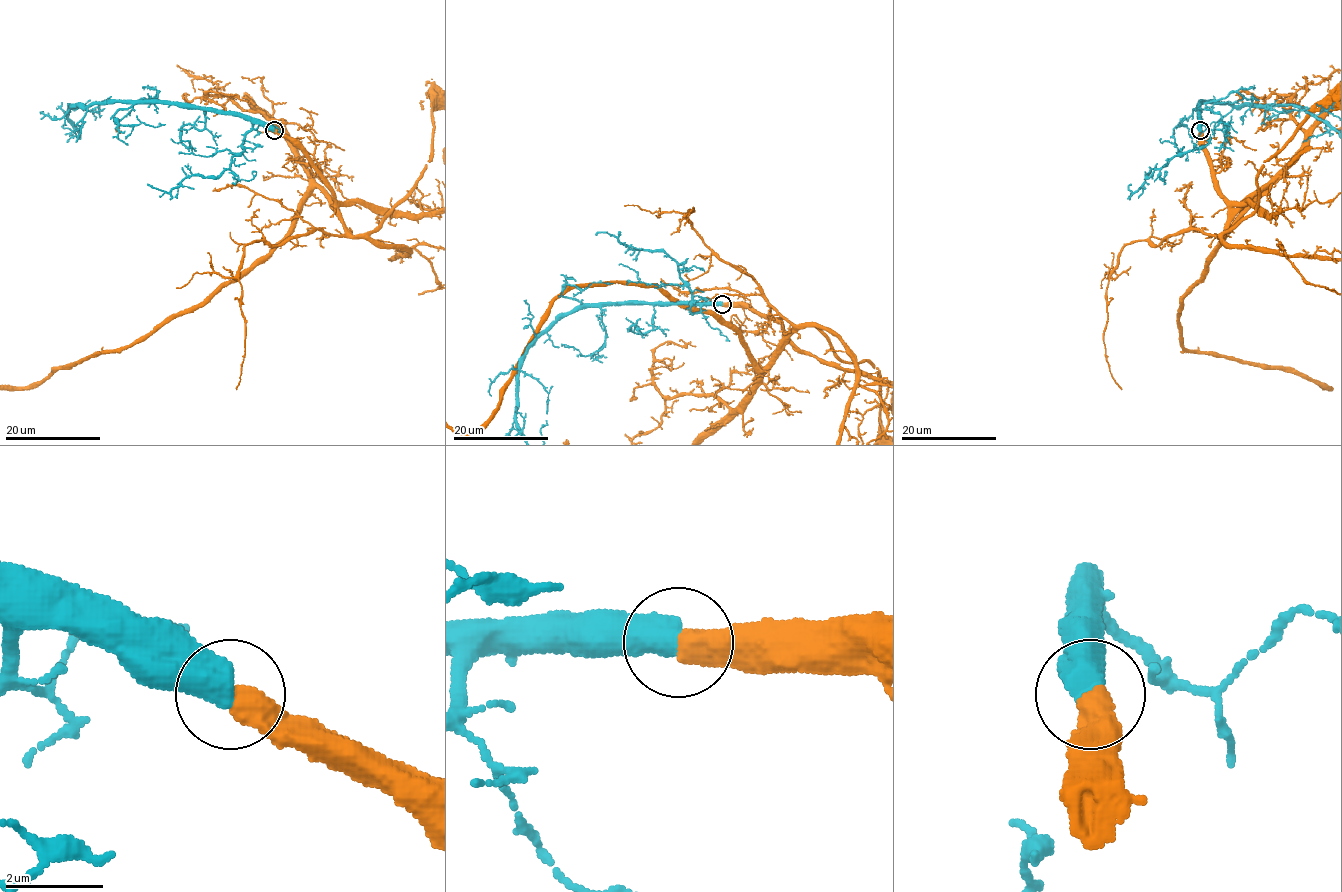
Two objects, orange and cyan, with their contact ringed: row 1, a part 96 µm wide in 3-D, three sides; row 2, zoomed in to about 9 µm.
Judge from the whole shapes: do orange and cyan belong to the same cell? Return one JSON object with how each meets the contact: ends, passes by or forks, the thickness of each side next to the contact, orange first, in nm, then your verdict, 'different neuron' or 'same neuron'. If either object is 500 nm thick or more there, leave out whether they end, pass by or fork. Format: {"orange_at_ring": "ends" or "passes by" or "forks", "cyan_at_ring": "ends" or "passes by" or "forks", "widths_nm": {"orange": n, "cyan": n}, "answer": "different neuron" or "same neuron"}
{"widths_nm": {"orange": 550, "cyan": 650}, "answer": "same neuron"}

